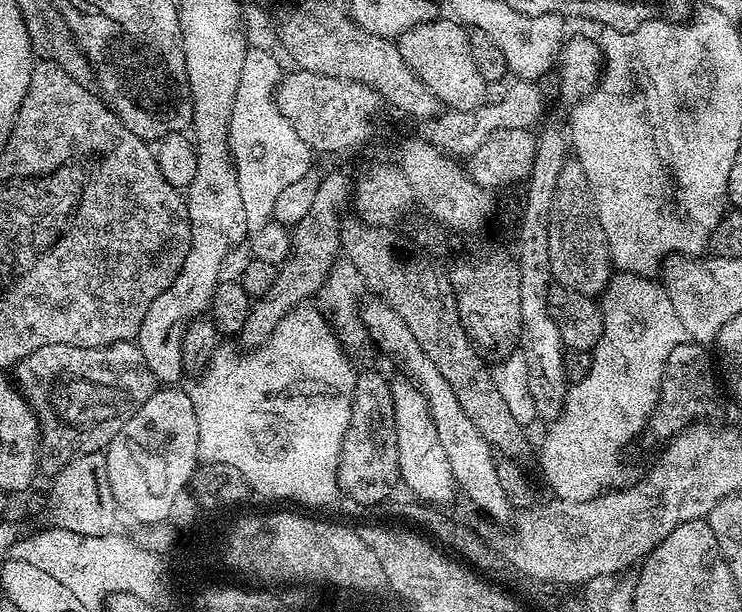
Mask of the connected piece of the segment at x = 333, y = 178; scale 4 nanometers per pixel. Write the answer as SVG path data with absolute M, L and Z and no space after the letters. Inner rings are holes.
M328 172L320 176L318 190L314 190L314 202L310 202L308 216L302 218L291 229L292 249L288 257L277 267L274 286L266 290L262 297L253 299L250 318L246 318L246 326L240 331L239 339L245 340L248 346L255 346L268 340L280 319L293 308L299 308L312 295L321 291L330 270L333 269L335 256L340 247L340 222L342 211L340 207L351 201L354 196L354 180L344 172Z

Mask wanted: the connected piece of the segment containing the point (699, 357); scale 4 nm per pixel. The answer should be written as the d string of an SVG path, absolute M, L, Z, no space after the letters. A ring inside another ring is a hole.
M685 342L670 350L670 358L666 358L664 363L660 397L650 421L650 432L661 442L675 436L688 425L703 421L715 410L718 368L713 353L711 356L708 351L705 345L695 342Z

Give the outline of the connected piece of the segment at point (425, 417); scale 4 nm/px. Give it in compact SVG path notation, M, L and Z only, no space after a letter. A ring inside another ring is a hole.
M407 378L393 379L392 401L394 402L394 422L396 423L396 467L398 476L404 479L404 484L413 492L417 501L428 506L446 506L452 500L452 495L457 495L458 485L450 470L450 458L446 458L446 450L442 450L442 442L438 439L438 429L434 426L432 415L428 409L428 399L420 393L419 388Z

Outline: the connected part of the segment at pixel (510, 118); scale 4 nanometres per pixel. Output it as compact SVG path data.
M516 78L508 84L506 95L502 102L491 105L487 102L479 104L474 110L444 110L431 121L432 129L426 132L427 139L431 140L446 156L453 158L471 158L474 150L494 130L529 130L537 127L536 122L544 110L544 92L539 88L537 81L532 78Z

